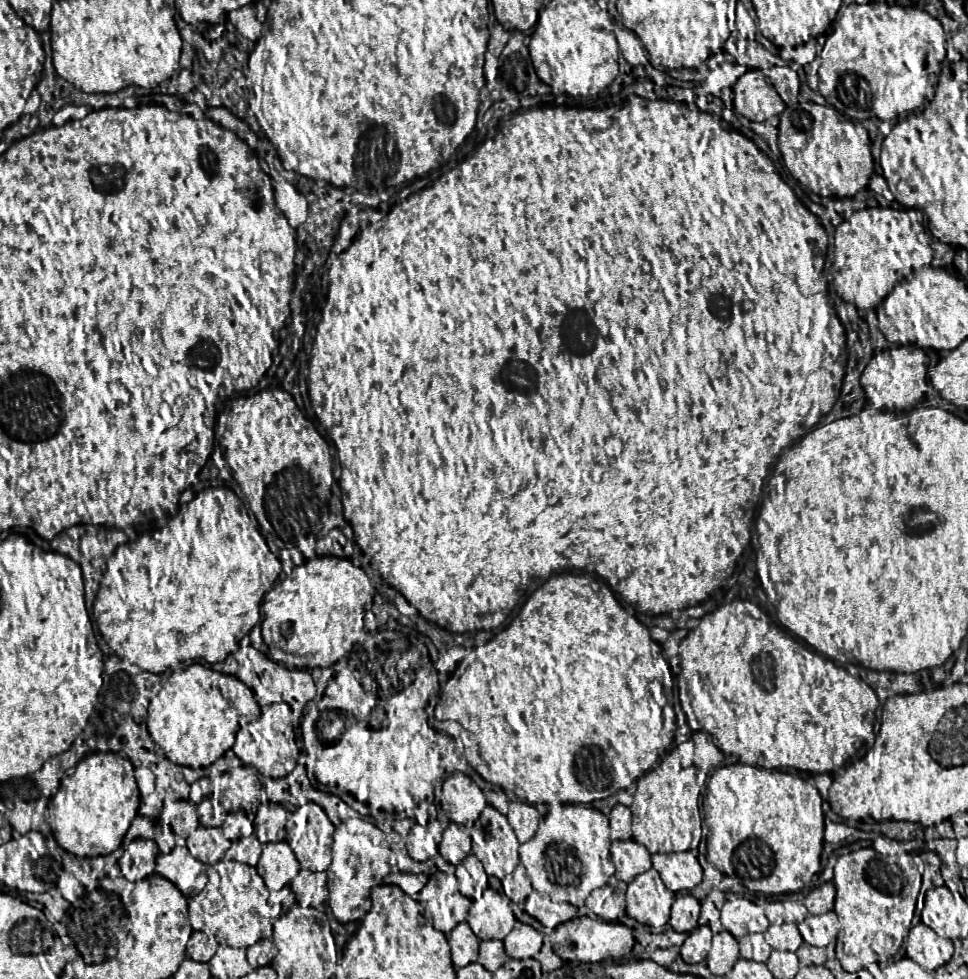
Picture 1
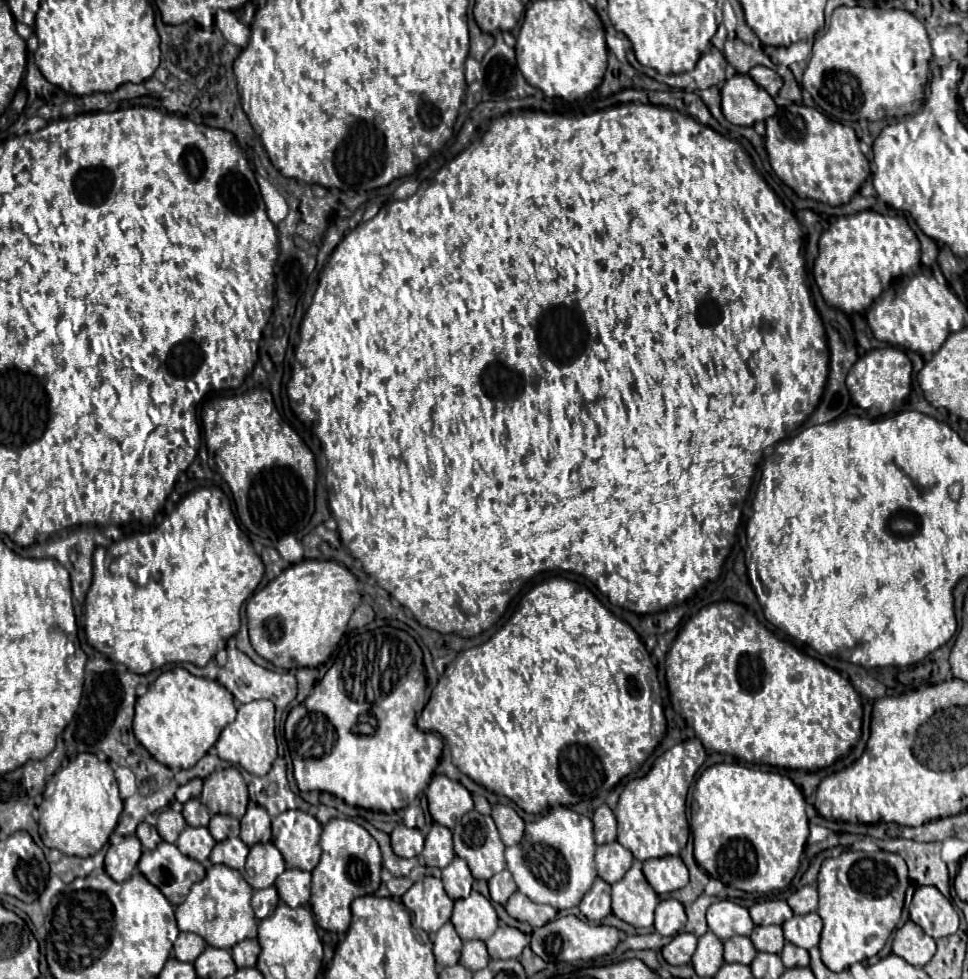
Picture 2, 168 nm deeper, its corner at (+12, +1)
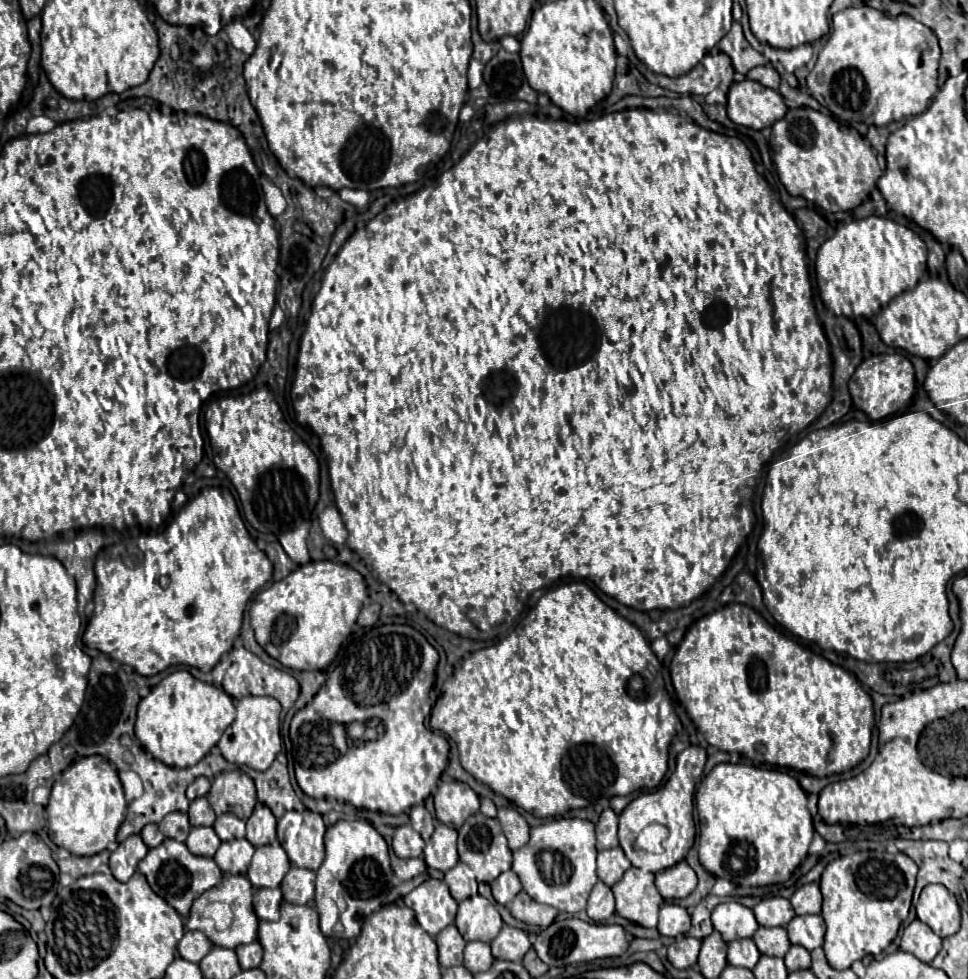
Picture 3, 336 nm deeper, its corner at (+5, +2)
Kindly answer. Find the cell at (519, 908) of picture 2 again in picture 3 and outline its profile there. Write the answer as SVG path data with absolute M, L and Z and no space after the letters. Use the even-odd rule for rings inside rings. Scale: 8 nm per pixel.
M521 891L513 899L513 903L509 905L509 911L517 921L523 921L529 925L539 925L539 927L549 927L557 917L557 909L533 901L525 891Z

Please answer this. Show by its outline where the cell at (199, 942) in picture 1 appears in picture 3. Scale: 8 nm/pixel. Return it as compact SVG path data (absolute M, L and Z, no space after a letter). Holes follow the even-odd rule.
M187 931L177 945L179 955L191 963L199 963L199 959L203 959L203 955L207 955L209 949L211 941L201 931Z

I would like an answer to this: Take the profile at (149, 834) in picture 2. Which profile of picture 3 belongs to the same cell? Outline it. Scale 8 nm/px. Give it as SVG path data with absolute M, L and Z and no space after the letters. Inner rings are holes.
M145 825L143 827L143 831L141 831L141 837L143 837L143 843L147 845L147 847L157 847L159 843L163 843L163 833L159 831L159 827L157 825Z

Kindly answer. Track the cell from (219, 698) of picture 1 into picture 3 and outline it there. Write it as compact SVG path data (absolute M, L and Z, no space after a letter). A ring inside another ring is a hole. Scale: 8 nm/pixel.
M175 671L141 699L135 735L143 749L161 763L169 767L191 767L209 753L233 719L235 705L223 689L195 679L189 671Z

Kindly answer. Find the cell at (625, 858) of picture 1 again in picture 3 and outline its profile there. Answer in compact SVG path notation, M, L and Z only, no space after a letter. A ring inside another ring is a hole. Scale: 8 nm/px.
M621 847L599 851L599 855L597 855L597 877L609 887L615 885L629 867L631 867L631 863L623 855Z

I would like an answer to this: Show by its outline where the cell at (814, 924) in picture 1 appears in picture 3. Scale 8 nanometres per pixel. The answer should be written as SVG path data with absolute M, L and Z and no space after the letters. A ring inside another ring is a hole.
M799 915L791 919L785 927L789 933L789 941L793 945L801 945L807 951L813 951L823 945L825 937L825 921L821 915Z

